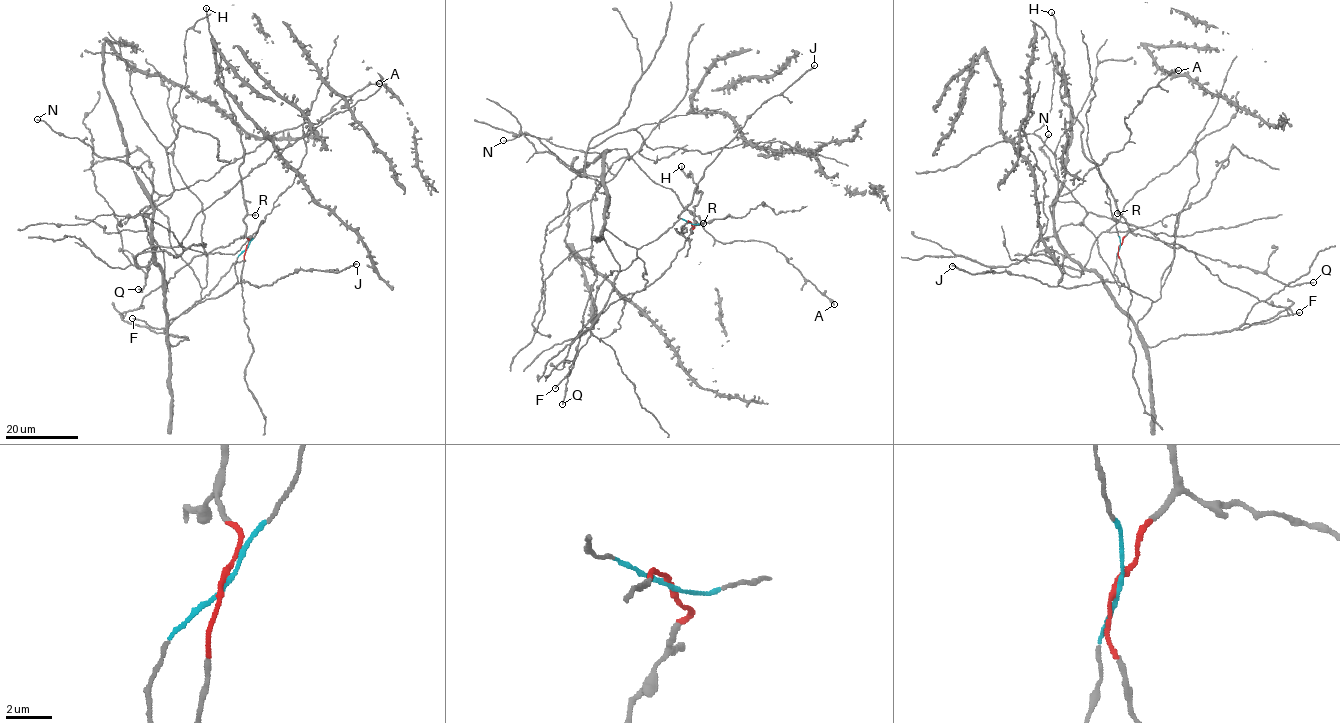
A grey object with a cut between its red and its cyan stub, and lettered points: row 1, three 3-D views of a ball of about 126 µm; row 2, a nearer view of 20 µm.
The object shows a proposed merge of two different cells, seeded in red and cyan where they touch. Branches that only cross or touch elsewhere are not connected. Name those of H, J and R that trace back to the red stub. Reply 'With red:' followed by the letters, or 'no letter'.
With red: H, R

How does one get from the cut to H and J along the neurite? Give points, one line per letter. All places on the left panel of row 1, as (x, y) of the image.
H: (246, 248), (247, 213), (239, 168), (243, 148), (235, 115), (225, 95), (220, 55), (209, 29), (205, 7)
J: (246, 248), (235, 263), (237, 280), (258, 287), (271, 285), (299, 270), (340, 272), (357, 264)

